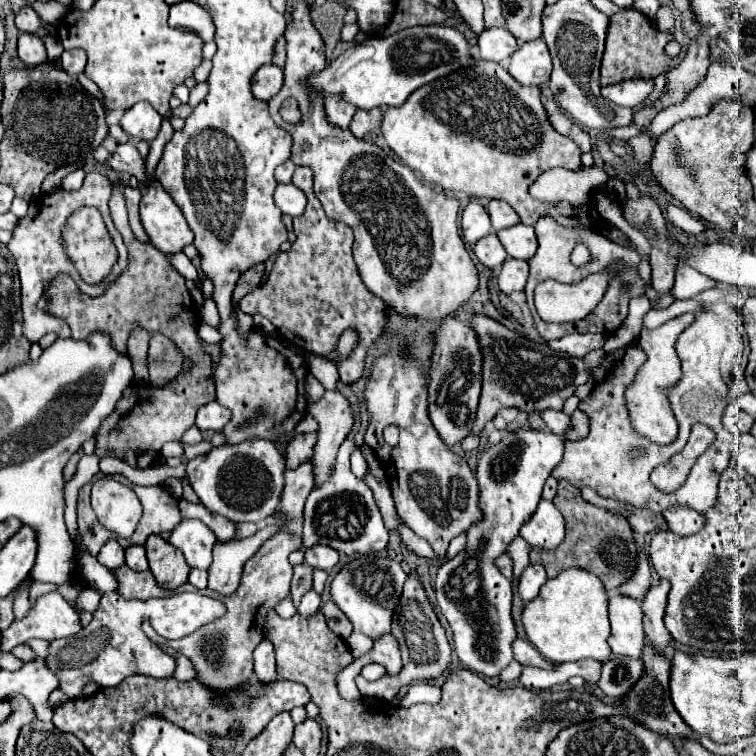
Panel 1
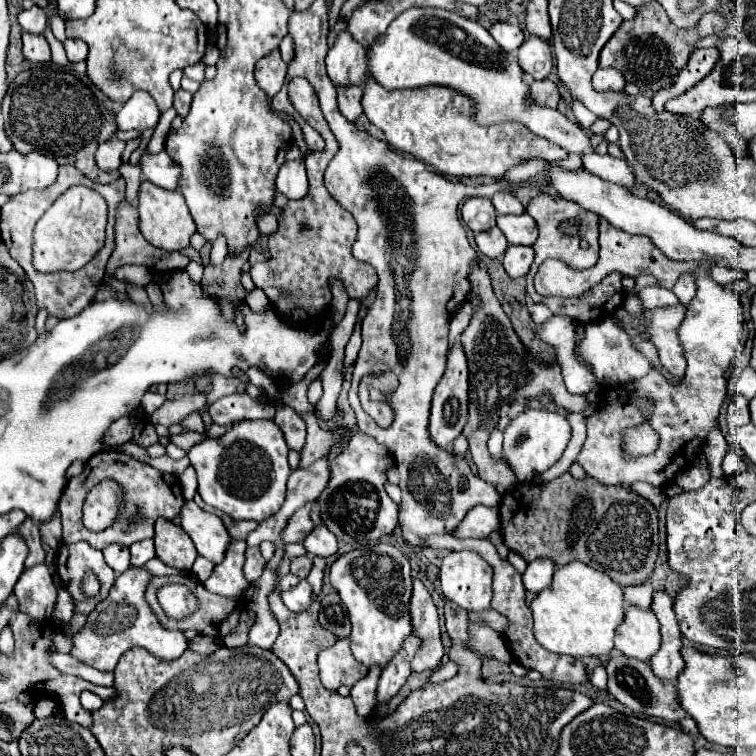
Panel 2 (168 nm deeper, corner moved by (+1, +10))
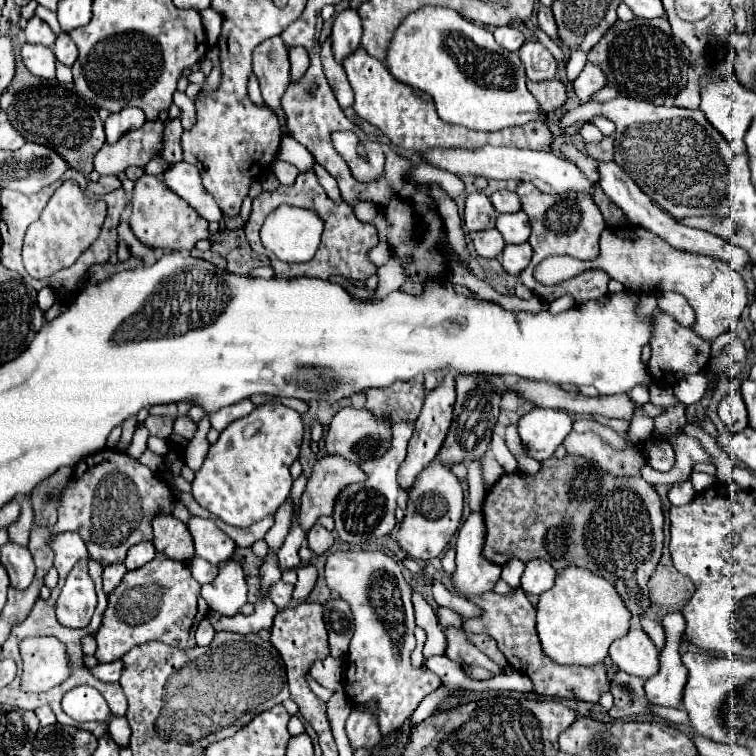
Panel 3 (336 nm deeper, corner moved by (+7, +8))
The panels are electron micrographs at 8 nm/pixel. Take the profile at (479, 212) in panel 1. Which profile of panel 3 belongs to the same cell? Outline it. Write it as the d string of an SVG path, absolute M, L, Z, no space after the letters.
M473 192L465 202L465 226L471 232L493 228L497 220L497 210L491 204L489 196L483 192Z

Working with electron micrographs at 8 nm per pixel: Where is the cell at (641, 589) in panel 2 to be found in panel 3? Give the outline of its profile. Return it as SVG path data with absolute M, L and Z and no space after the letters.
M641 616L639 624L647 632L647 636L655 644L655 648L661 652L665 648L665 630L663 630L663 626L659 622L655 622L653 618L649 618L649 616Z

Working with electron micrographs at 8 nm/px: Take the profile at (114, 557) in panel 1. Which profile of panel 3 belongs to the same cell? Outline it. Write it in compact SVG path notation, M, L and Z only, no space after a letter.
M113 564L113 566L105 568L105 572L103 572L103 590L105 590L107 596L121 584L125 572L127 572L125 564Z

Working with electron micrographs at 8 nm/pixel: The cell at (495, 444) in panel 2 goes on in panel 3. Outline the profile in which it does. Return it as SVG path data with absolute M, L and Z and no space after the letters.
M485 454L485 456L481 458L481 462L483 462L483 472L485 472L485 482L493 484L493 482L503 474L501 464L499 464L491 454Z

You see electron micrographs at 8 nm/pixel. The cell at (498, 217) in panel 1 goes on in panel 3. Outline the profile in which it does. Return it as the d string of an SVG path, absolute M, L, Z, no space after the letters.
M499 190L491 196L493 206L497 208L497 212L519 212L521 210L521 202L519 196L511 190Z

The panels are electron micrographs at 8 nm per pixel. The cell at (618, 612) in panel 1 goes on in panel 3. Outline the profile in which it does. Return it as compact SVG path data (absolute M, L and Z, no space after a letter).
M631 628L625 638L613 642L609 656L623 672L643 680L659 672L659 650L641 628Z

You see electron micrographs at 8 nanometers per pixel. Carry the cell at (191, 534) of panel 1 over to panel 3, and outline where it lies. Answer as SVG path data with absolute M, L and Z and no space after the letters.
M193 516L187 526L195 542L195 554L199 558L213 564L233 558L233 552L237 548L235 542L225 532L221 532L211 520Z

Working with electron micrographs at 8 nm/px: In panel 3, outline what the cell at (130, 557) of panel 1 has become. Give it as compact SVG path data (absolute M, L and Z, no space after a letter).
M139 542L137 546L133 546L133 548L127 552L125 566L127 566L127 570L137 570L139 566L151 562L155 556L157 556L157 550L155 550L153 542Z

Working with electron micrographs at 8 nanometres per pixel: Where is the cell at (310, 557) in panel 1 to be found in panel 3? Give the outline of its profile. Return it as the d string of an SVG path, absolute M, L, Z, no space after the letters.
M315 524L309 534L307 534L307 540L309 540L309 548L315 552L315 554L323 554L325 550L331 548L331 544L335 542L333 534L329 530L325 530L321 524Z

